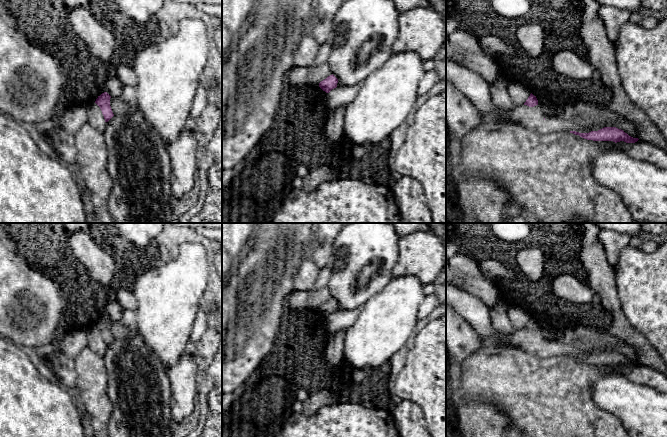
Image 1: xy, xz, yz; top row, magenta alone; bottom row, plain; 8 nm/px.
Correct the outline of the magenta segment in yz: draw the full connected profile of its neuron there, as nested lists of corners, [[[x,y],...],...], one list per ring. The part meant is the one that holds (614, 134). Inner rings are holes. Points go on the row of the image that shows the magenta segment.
[[[604,127],[598,131],[591,131],[589,133],[579,133],[576,131],[570,131],[570,133],[593,141],[613,141],[615,143],[624,141],[626,143],[635,143],[639,140],[638,138],[629,136],[623,130],[616,127]]]

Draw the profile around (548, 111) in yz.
[[[540,105],[541,111],[543,113],[543,116],[545,119],[549,119],[553,116],[555,116],[556,108],[553,105]]]

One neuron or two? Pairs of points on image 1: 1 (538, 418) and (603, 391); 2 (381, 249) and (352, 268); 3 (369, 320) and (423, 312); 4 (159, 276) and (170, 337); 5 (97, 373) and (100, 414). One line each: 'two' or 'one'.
1: two
2: one
3: two
4: one
5: one

